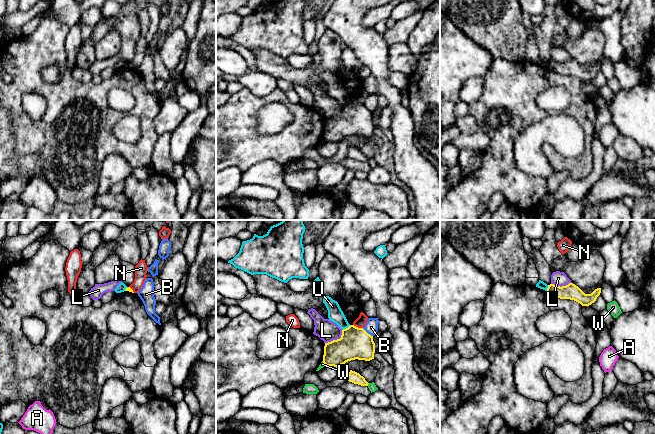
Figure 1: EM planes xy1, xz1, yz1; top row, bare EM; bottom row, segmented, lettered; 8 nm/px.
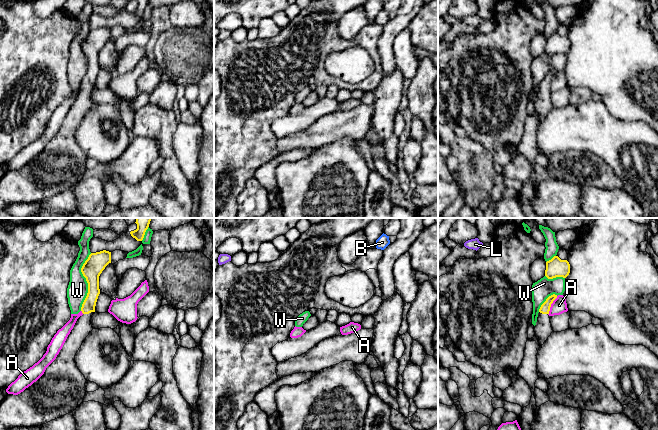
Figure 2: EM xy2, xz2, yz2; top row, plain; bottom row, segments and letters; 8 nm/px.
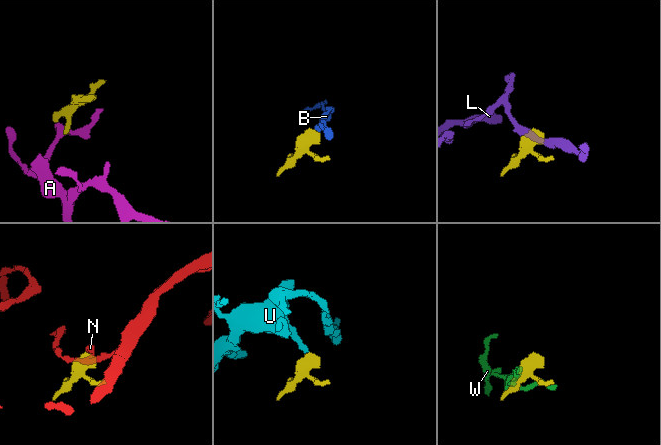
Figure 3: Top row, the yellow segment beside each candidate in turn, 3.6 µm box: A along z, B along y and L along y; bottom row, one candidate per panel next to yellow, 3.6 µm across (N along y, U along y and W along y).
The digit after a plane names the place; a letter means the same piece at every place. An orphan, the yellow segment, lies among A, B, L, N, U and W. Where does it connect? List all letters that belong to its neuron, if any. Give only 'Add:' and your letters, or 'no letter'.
Add: no letter

